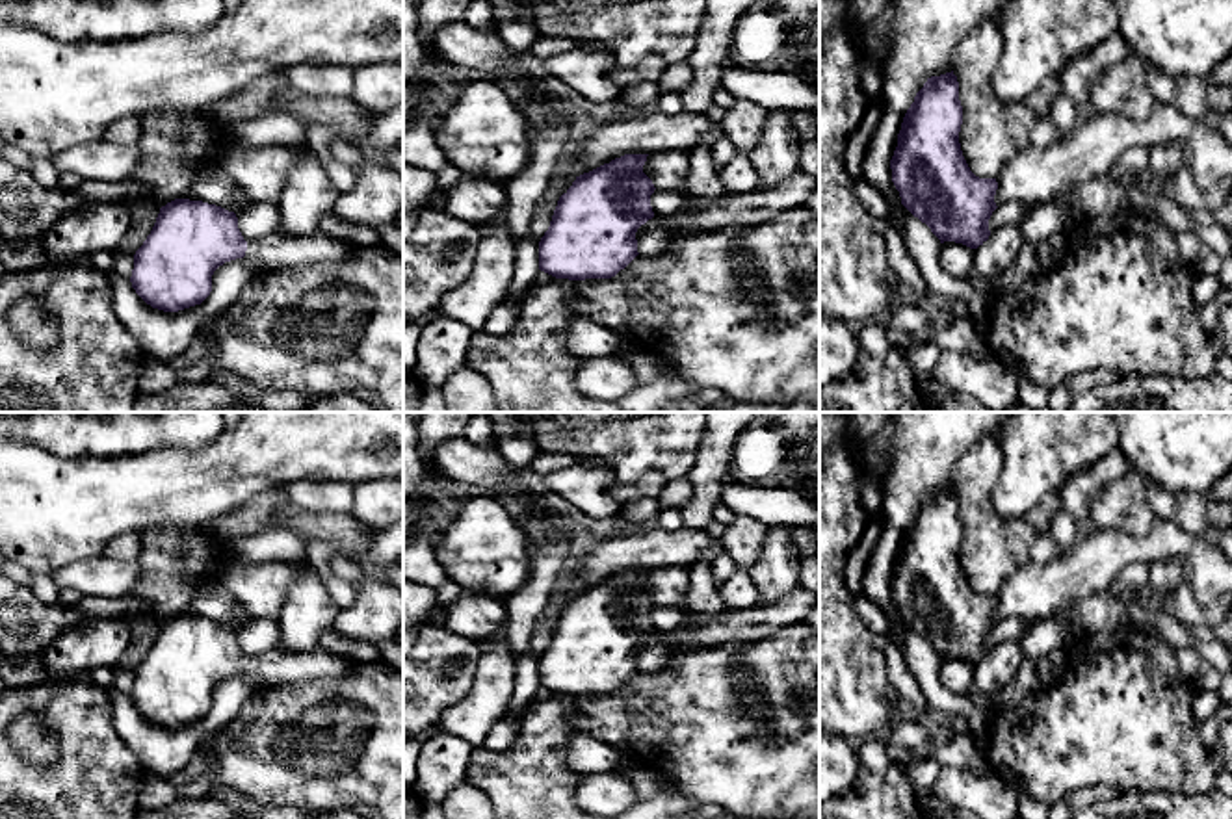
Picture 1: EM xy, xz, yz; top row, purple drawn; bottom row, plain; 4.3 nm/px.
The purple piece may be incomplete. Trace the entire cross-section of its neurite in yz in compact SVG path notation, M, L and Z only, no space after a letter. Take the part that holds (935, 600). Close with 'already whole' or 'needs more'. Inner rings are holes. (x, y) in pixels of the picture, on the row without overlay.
M951 488L931 492L907 526L890 576L901 620L944 657L983 661L998 624L996 594L976 592L961 566L963 522Z; already whole

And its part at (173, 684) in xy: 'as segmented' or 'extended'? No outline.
extended

